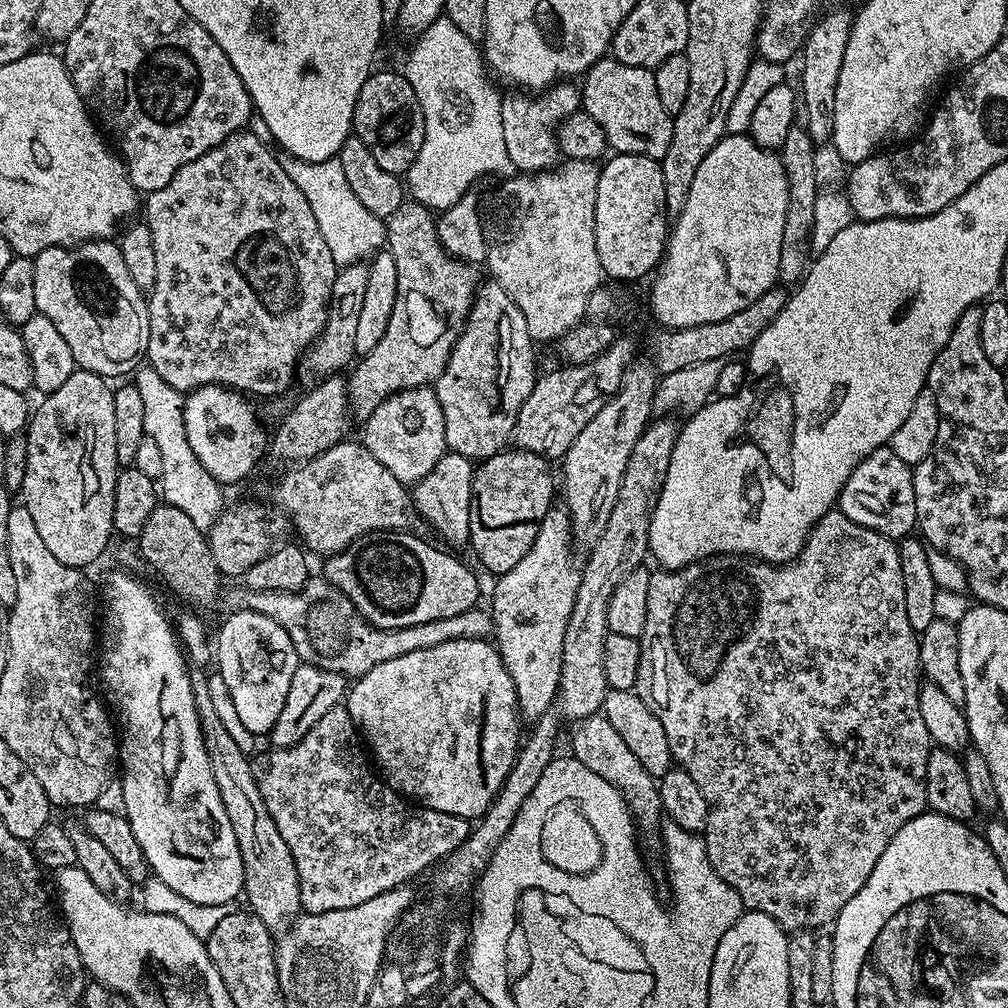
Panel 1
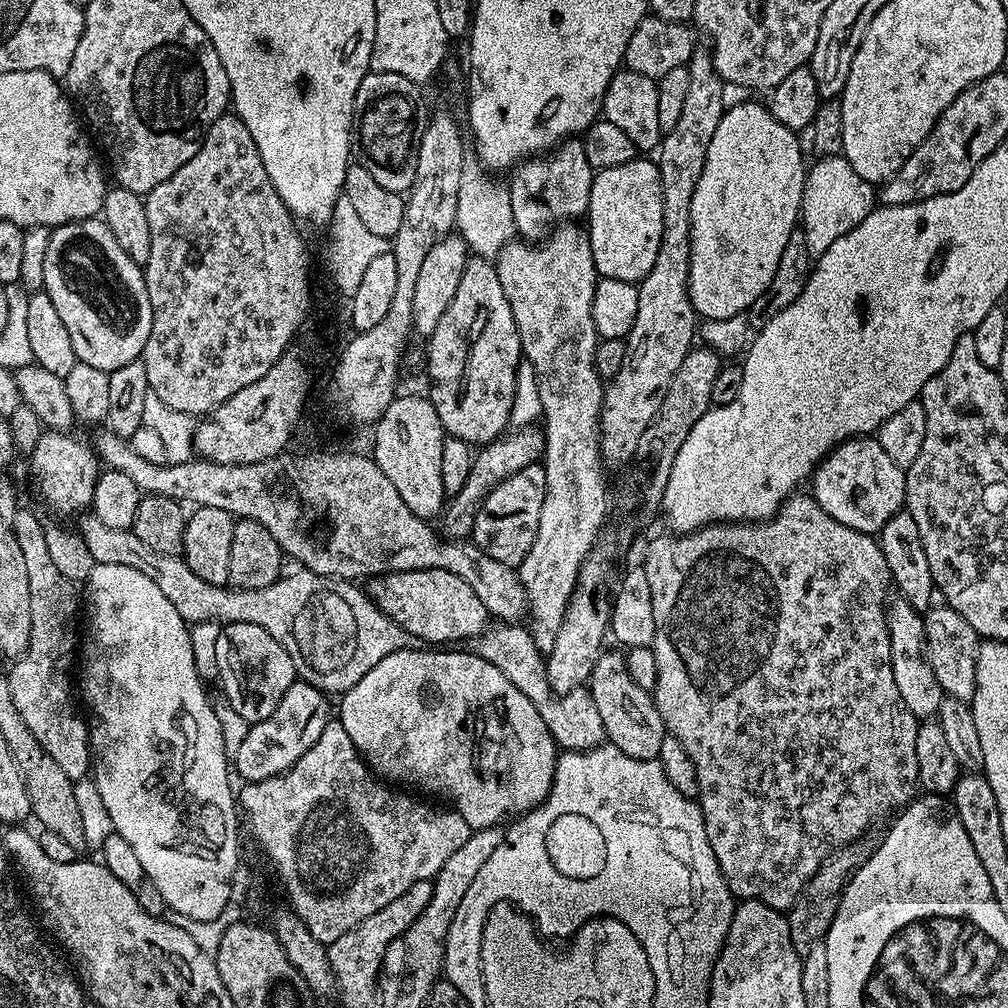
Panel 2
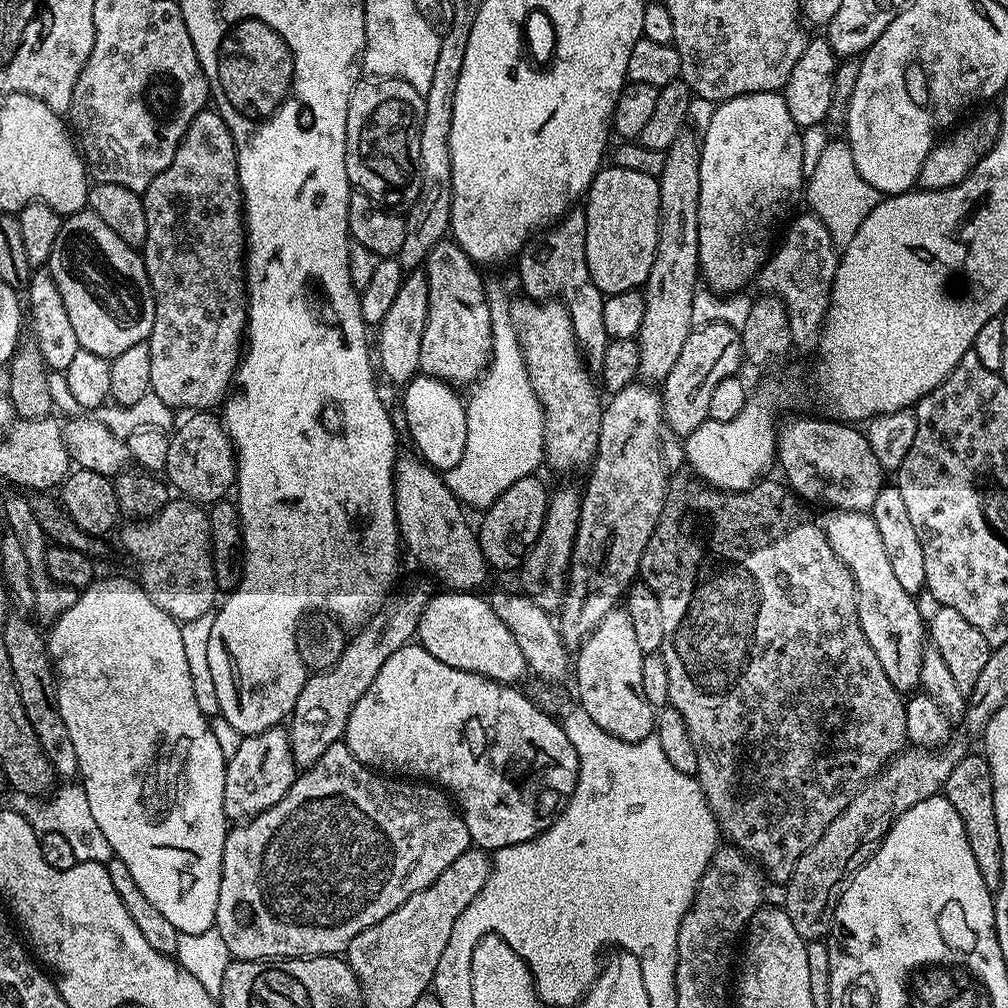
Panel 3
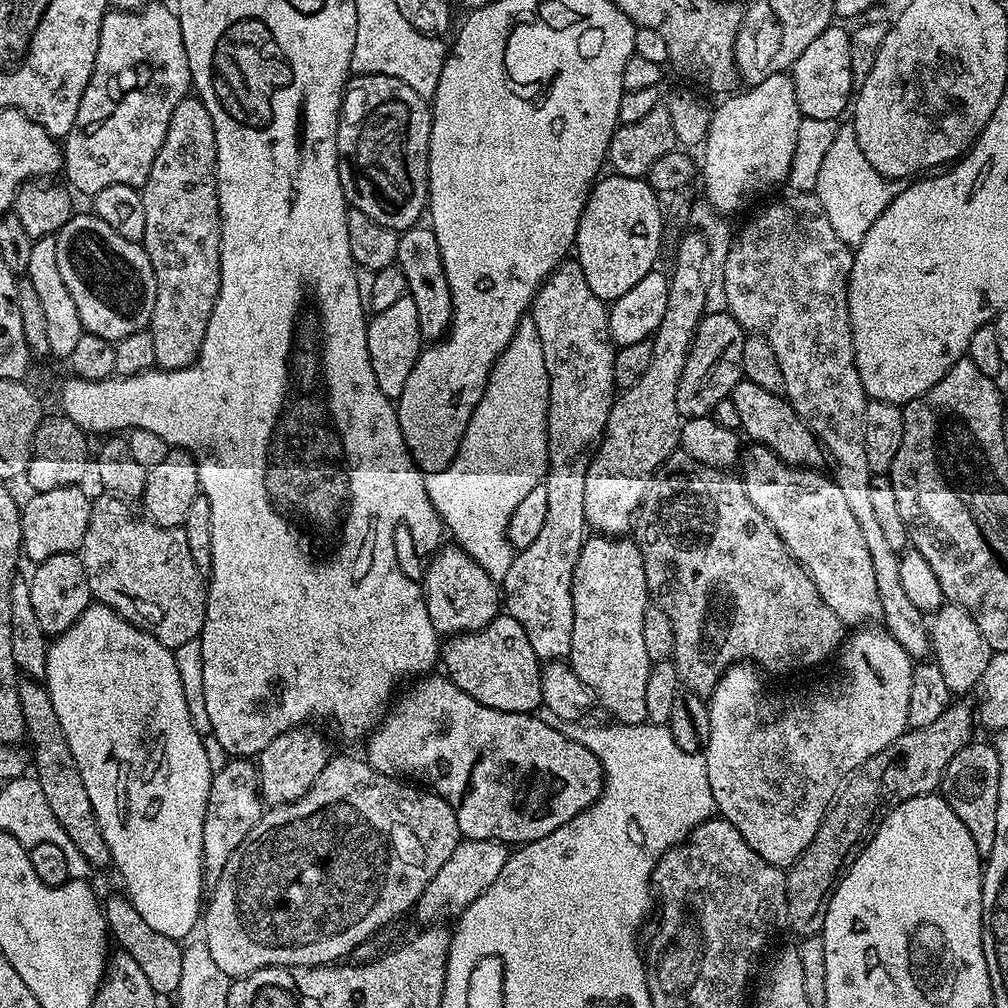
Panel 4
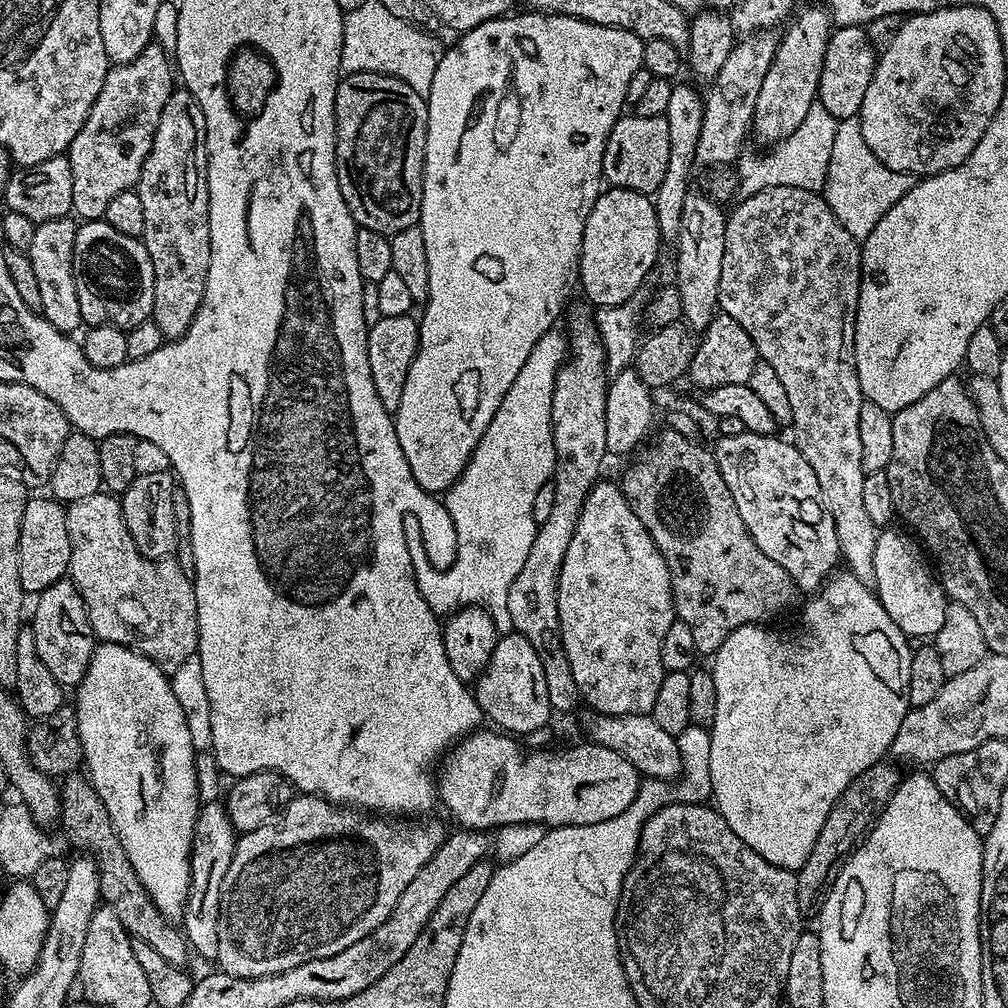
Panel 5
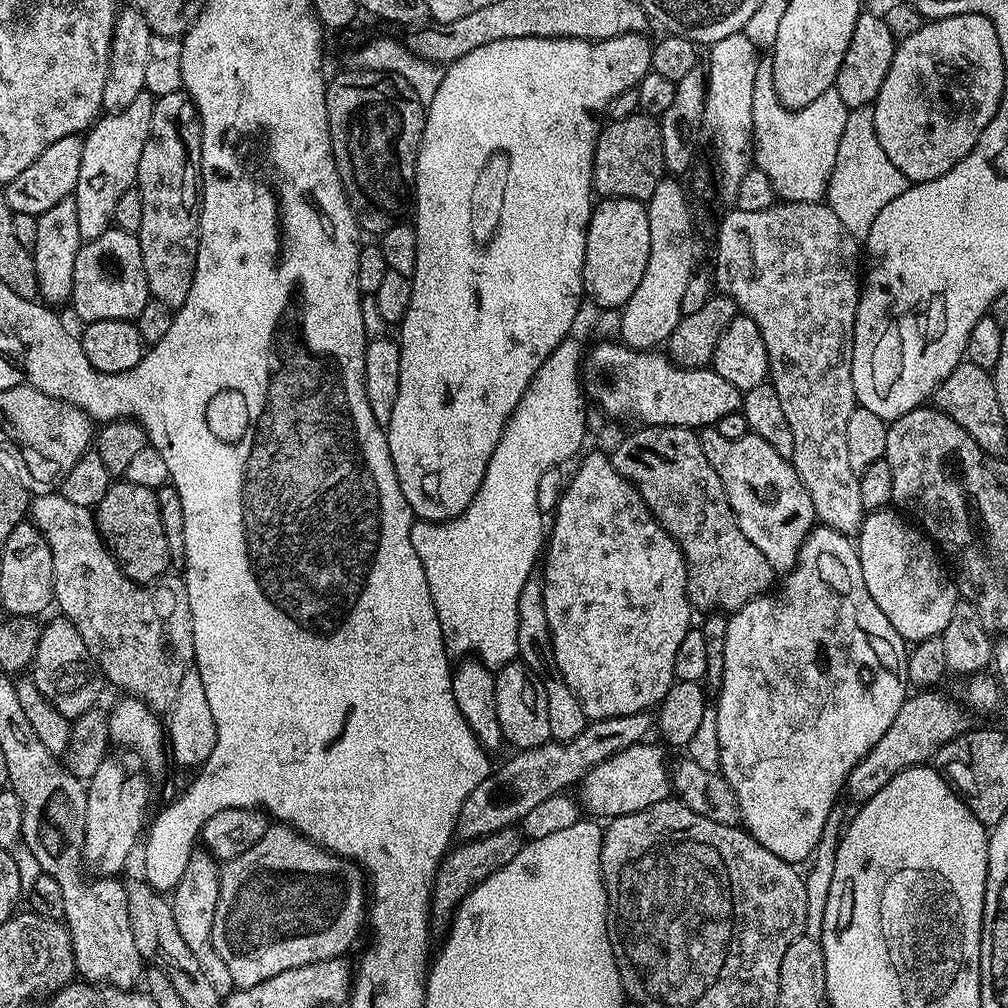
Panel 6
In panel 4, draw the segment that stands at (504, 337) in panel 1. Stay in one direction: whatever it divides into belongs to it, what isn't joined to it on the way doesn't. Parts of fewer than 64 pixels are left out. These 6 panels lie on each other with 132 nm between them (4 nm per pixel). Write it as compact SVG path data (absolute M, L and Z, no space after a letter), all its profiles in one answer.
M417 226L400 233L396 263L400 265L402 274L406 274L408 295L414 298L414 306L418 310L421 337L428 342L441 339L452 323L452 291L448 288L444 267L440 261L438 238L431 227Z

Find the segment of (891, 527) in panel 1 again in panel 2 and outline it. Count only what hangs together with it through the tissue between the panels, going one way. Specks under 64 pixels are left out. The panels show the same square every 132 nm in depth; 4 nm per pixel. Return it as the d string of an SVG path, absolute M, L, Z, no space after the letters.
M871 435L858 436L850 440L845 440L842 444L837 444L819 464L816 471L810 477L810 494L842 526L850 526L859 532L869 534L879 534L882 526L894 518L904 508L904 495L906 494L906 482L904 481L905 469L898 467L893 460L887 456L886 450L882 450L879 439Z

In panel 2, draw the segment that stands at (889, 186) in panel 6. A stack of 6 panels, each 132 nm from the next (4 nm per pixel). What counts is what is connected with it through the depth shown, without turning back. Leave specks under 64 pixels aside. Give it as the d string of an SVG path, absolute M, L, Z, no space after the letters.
M843 154L839 156L821 156L816 165L807 169L800 203L799 223L806 238L808 255L819 258L826 250L830 250L833 242L838 242L842 234L854 230L871 214L878 196L873 185L868 183L862 174L854 171Z

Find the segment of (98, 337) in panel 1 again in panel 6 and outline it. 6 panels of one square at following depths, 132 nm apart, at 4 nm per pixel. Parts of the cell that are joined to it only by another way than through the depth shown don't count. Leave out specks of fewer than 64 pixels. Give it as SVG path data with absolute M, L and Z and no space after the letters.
M115 226L107 228L98 238L81 243L74 262L74 286L70 308L84 324L99 320L135 321L142 306L149 300L148 275L142 266L139 239L131 232Z

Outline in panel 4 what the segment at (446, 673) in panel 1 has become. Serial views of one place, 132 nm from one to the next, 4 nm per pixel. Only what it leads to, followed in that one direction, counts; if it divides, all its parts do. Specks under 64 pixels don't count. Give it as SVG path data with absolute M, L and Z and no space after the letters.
M428 674L417 679L413 683L417 683L413 688L406 689L407 687L405 687L395 697L394 703L385 711L383 720L372 729L367 737L368 753L366 753L366 759L371 768L387 776L412 778L412 775L416 775L417 778L415 777L415 779L417 781L428 780L427 787L443 798L456 811L458 826L463 839L501 840L503 844L509 846L529 844L538 838L546 838L546 834L550 834L554 830L558 830L558 826L570 822L570 818L574 818L579 812L589 808L600 796L600 791L604 789L604 768L600 765L601 757L597 753L596 755L592 753L584 745L586 743L573 738L571 735L568 737L564 732L559 732L555 728L555 726L557 727L555 723L552 723L553 725L547 724L546 721L539 720L539 715L531 712L507 712L506 710L496 710L490 706L482 706L477 700L470 698L470 694L466 694L453 680L448 679L447 675L436 675Z

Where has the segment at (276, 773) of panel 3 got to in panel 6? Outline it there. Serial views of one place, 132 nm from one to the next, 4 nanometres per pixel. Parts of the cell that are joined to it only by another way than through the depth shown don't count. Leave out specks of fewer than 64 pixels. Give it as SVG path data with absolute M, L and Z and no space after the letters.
M197 846L192 849L190 862L186 862L186 870L178 882L178 886L171 893L172 909L174 910L174 920L178 922L178 930L182 933L182 938L190 946L194 953L194 958L202 965L202 970L206 970L206 976L214 985L214 990L218 990L221 997L226 997L234 990L230 970L226 970L226 962L216 953L216 911L220 905L220 876L221 865L215 856L203 847Z

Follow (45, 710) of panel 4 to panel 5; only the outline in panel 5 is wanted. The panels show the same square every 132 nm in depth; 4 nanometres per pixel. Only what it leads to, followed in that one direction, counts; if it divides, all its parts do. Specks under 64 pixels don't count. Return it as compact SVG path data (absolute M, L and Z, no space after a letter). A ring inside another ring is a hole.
M79 771L68 773L59 781L60 793L60 818L59 827L64 827L63 835L67 843L72 844L81 853L92 857L98 866L98 878L100 879L100 899L107 907L118 914L118 922L122 922L129 936L135 940L146 942L148 946L154 946L162 958L166 958L171 964L177 966L187 965L190 957L190 945L181 929L176 928L175 923L170 922L169 917L154 906L150 894L146 894L146 886L134 874L134 866L130 866L130 858L126 858L126 850L110 822L110 814L106 814L106 806L102 798L94 790L92 781L87 775ZM68 835L68 836L67 836ZM72 843L72 844L71 844Z

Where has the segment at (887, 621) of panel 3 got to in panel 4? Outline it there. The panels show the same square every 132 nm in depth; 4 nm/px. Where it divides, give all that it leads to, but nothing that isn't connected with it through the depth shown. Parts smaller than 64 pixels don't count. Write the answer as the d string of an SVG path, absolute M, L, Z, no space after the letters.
M749 443L743 449L742 464L743 460L742 479L750 502L754 502L758 510L762 510L790 554L810 574L822 602L826 602L826 606L830 606L830 610L838 614L845 626L864 626L875 621L872 619L881 615L881 608L878 582L874 582L874 566L870 562L870 550L866 550L862 530L858 530L858 522L851 513L842 490L838 490L835 479L831 475L823 476L823 471L820 470L793 468L791 464L779 460L765 444Z

